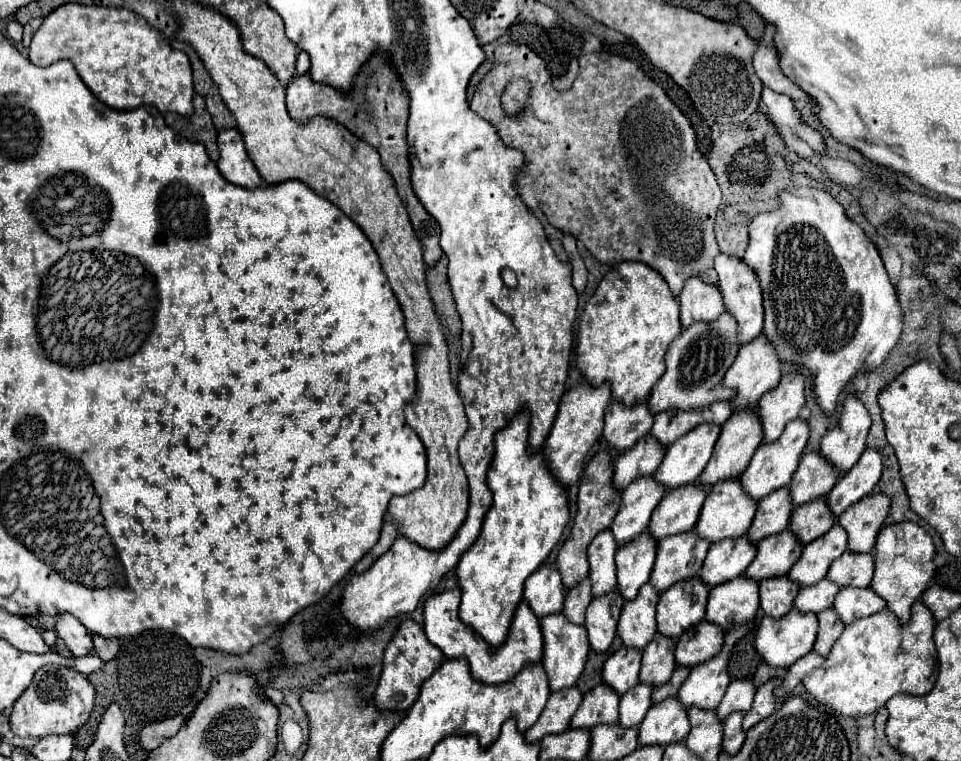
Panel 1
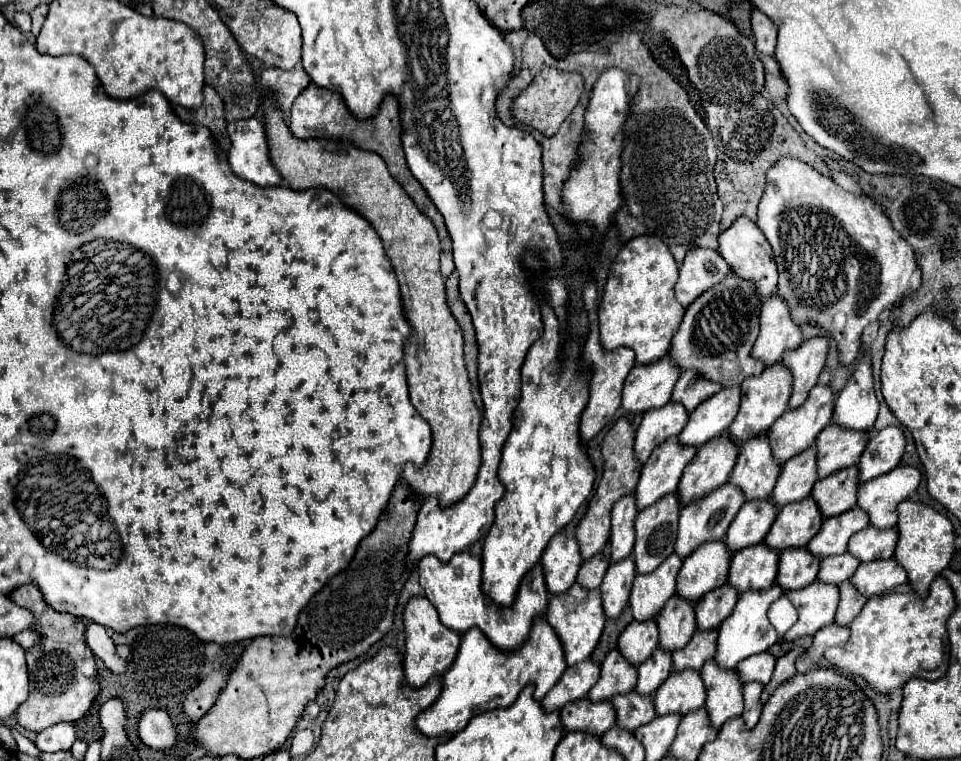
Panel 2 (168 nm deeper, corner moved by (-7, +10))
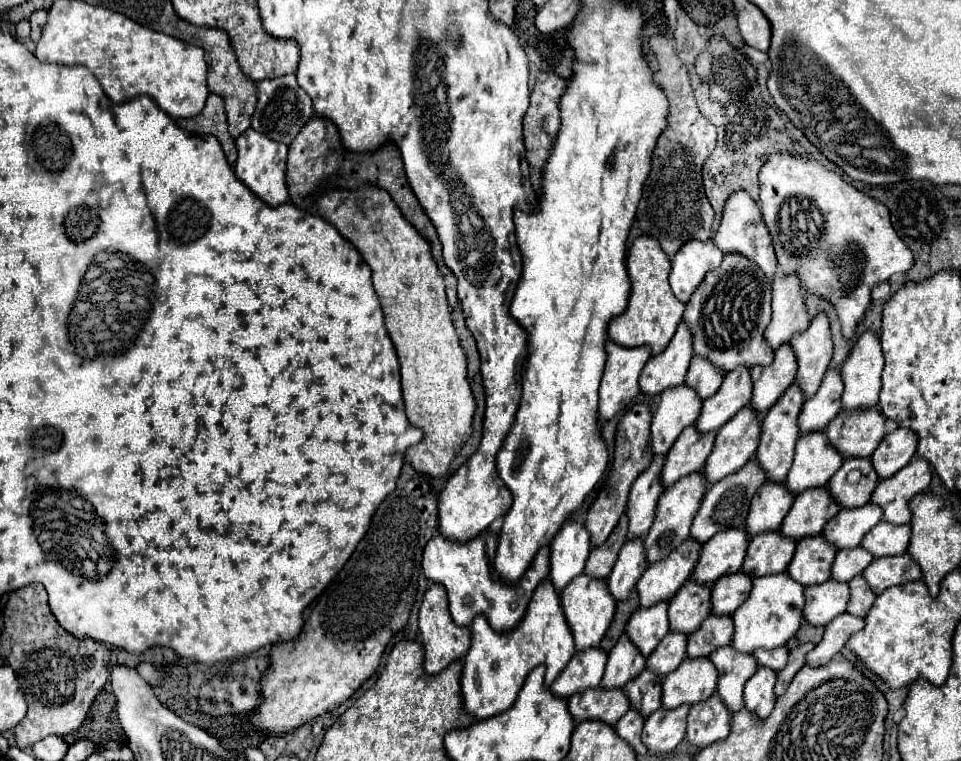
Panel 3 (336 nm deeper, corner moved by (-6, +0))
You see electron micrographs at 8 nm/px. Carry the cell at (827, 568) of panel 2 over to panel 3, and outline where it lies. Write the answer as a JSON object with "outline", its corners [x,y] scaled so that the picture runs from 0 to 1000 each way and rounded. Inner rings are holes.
{"outline":[[[890,719],[890,721],[875,721],[869,732],[867,748],[865,748],[865,758],[871,763],[886,763],[890,756],[896,756],[898,748],[908,737],[908,729],[898,721],[898,719]]]}

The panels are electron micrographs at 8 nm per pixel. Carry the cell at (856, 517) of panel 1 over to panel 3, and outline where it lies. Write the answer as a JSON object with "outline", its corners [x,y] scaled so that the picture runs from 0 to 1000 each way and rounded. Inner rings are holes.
{"outline":[[[952,603],[942,616],[933,619],[925,629],[917,629],[908,645],[906,661],[913,661],[919,666],[919,682],[931,690],[946,687],[948,671],[946,658],[958,648],[965,645],[969,635],[969,611],[963,603]]]}

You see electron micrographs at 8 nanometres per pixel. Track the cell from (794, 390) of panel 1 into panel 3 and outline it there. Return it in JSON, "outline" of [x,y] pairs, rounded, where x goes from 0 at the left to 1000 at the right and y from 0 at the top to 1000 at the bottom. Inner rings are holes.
{"outline":[[[856,409],[850,411],[838,438],[827,438],[821,451],[831,477],[829,503],[834,506],[838,524],[842,524],[854,506],[856,490],[861,488],[867,466],[863,417]]]}

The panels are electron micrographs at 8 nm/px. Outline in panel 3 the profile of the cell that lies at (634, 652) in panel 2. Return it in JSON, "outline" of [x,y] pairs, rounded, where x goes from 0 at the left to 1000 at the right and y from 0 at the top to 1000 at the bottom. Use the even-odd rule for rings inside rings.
{"outline":[[[686,790],[680,798],[665,798],[652,819],[652,834],[671,863],[686,848],[686,842],[696,829],[694,798],[696,790]]]}

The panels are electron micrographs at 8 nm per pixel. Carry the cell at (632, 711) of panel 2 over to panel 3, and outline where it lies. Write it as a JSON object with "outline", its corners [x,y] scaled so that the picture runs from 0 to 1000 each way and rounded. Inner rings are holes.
{"outline":[[[671,879],[665,890],[650,900],[650,911],[655,913],[657,929],[665,932],[671,942],[675,942],[675,937],[688,929],[688,890]]]}

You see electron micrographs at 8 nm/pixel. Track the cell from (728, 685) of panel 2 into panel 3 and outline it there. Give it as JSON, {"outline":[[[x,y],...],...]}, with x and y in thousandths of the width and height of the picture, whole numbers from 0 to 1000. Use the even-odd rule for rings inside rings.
{"outline":[[[752,848],[744,853],[738,866],[748,882],[746,911],[754,921],[761,937],[773,929],[773,903],[775,895],[788,882],[788,869],[781,858],[769,858],[763,848]]]}

